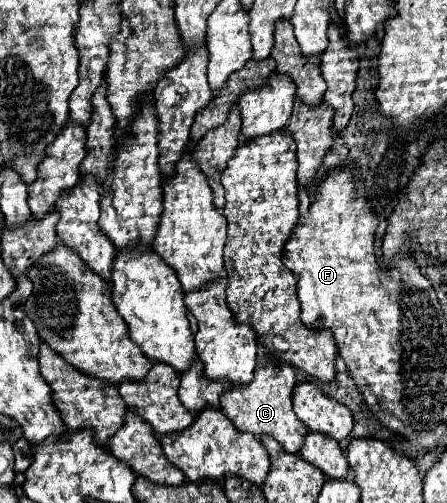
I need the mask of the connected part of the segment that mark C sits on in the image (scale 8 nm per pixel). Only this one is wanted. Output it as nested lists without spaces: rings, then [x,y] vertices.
[[[288,364],[282,366],[258,366],[254,372],[254,380],[250,384],[230,388],[226,396],[222,396],[222,412],[230,418],[230,422],[240,430],[254,436],[272,436],[276,438],[282,448],[290,454],[298,454],[308,428],[296,418],[292,410],[292,390],[296,386],[294,368]]]

